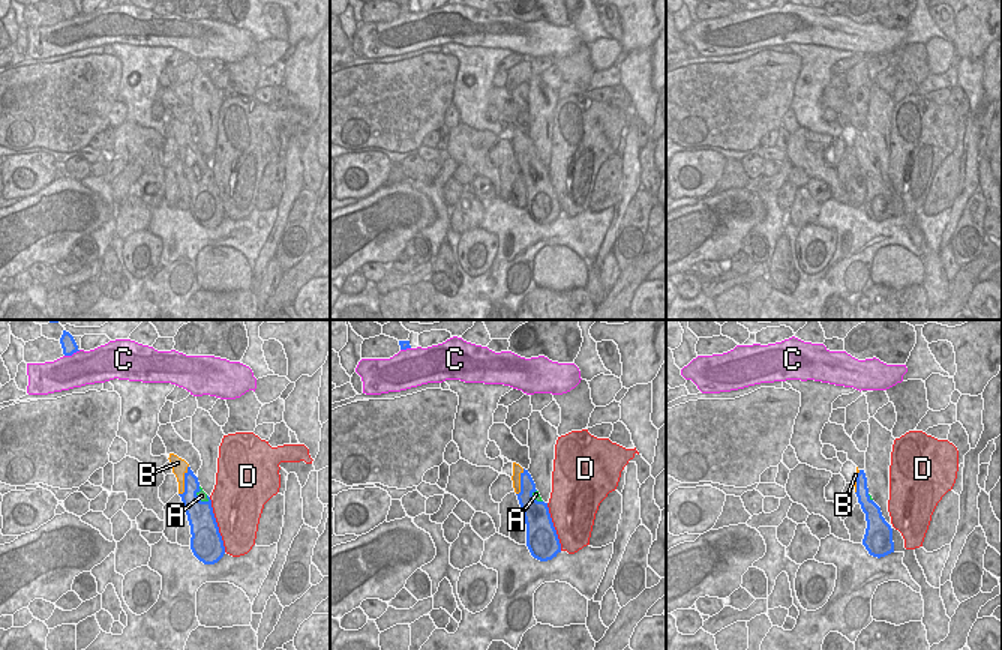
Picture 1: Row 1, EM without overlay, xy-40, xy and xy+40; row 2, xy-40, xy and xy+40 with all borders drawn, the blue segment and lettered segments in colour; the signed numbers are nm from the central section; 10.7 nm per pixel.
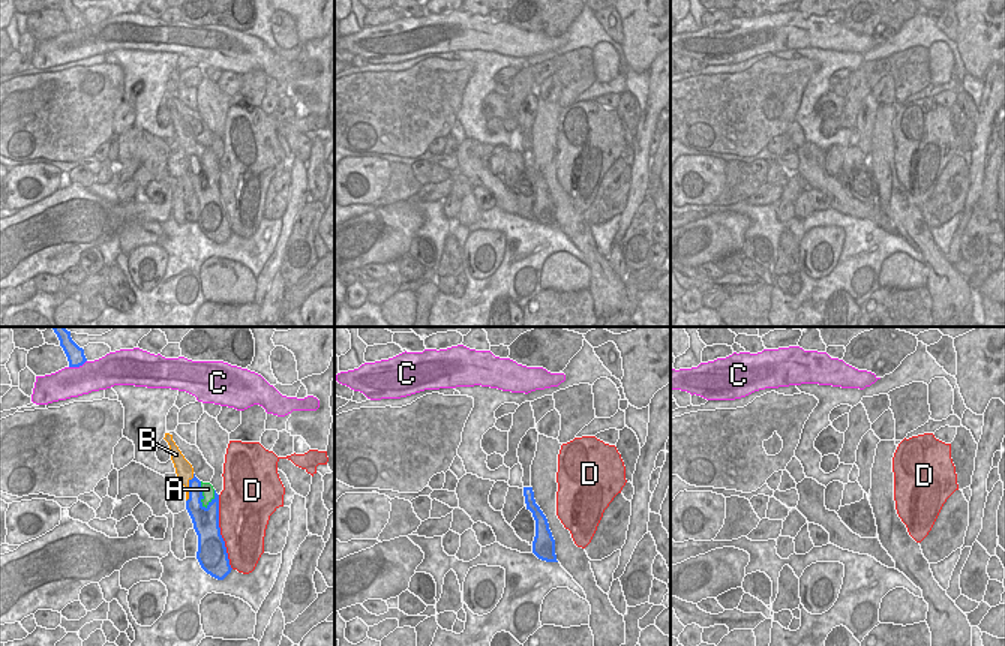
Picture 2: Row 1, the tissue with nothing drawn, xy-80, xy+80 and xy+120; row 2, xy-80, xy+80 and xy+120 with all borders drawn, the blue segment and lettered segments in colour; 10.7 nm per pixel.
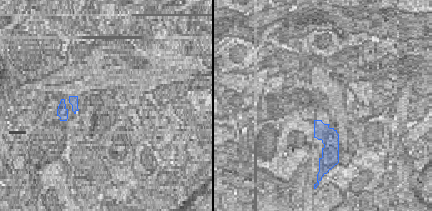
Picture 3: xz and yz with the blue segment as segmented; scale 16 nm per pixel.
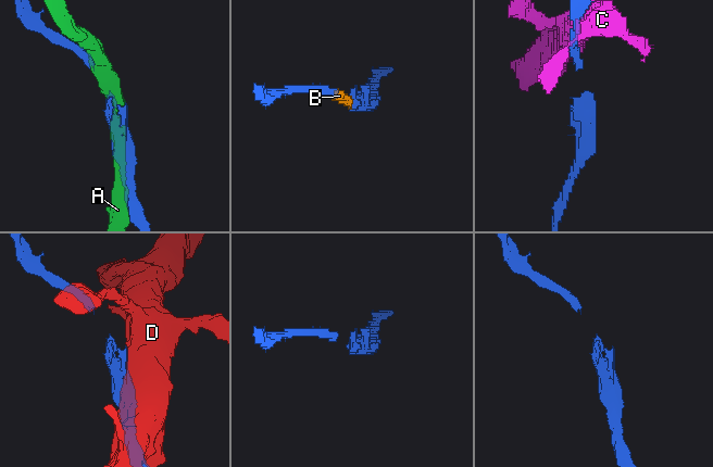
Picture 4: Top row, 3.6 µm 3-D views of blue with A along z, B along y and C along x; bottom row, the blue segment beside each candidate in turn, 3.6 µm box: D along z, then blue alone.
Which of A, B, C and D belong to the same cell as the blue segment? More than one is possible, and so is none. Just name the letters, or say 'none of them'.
none of them

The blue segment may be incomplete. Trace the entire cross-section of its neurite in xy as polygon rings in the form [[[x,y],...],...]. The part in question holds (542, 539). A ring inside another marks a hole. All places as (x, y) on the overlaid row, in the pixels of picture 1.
[[[524,468],[520,473],[520,492],[516,494],[526,524],[526,546],[531,555],[548,561],[561,552],[561,543],[554,527],[548,503],[534,498],[536,483]]]

